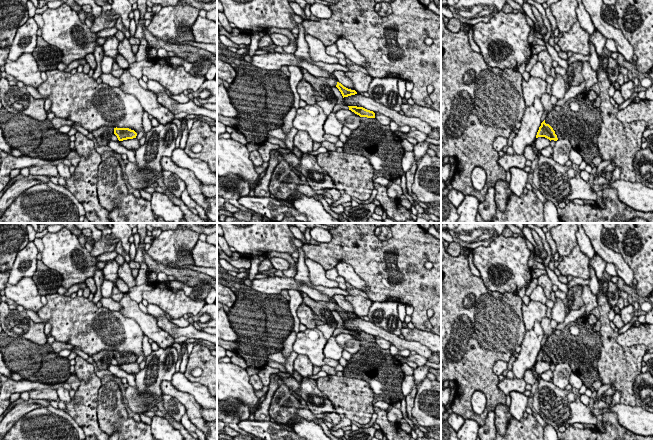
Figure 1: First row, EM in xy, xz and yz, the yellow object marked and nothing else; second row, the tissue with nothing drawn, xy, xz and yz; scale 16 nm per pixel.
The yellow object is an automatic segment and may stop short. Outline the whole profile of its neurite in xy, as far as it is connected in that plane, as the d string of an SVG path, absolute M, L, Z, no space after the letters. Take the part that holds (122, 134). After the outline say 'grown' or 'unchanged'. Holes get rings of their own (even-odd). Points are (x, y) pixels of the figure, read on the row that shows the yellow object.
M114 128L114 134L119 141L136 138L137 133L129 128Z; unchanged

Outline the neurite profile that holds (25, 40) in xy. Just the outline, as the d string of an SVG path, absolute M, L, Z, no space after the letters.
M28 18L25 24L17 29L10 47L8 58L16 61L24 53L32 53L37 45L38 25L34 18Z

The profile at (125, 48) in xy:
M126 37L119 42L118 51L129 64L135 62L135 54L132 51L132 45L129 43L129 40Z

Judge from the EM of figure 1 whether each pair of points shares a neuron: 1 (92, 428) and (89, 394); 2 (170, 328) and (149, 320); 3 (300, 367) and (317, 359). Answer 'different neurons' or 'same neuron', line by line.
1: same neuron
2: different neurons
3: different neurons

